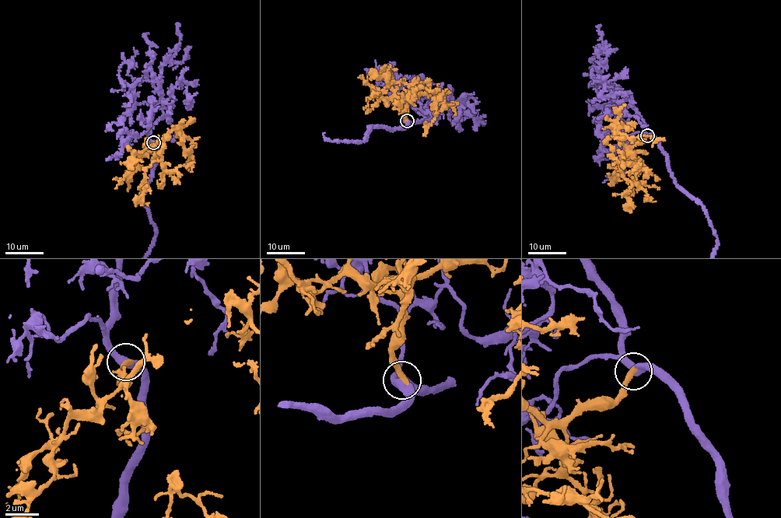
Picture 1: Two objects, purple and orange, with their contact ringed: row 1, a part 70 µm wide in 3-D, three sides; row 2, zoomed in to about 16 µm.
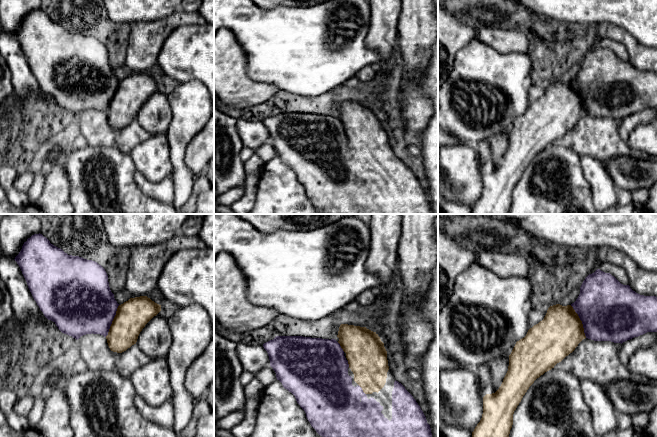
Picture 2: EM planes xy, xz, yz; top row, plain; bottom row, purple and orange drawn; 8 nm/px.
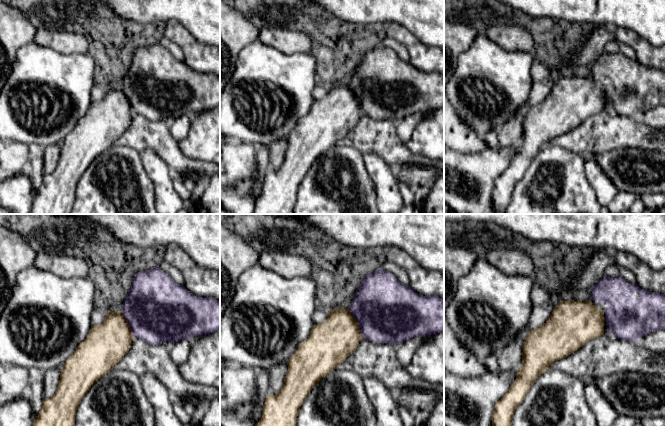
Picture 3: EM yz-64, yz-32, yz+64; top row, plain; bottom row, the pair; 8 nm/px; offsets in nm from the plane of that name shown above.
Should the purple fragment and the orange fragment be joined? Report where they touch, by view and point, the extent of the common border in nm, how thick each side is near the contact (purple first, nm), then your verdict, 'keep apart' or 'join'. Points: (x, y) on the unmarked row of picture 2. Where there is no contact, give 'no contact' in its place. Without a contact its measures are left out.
yz (581, 96) | 300 nm | 480/360 nm | join

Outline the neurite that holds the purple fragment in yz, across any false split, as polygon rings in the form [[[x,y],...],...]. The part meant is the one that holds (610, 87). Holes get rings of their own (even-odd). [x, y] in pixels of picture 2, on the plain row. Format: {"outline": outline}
{"outline": [[[597,45],[585,54],[580,63],[580,70],[574,79],[567,82],[560,80],[550,82],[544,95],[530,104],[524,114],[516,118],[509,131],[508,147],[501,162],[495,169],[486,170],[483,173],[482,194],[472,208],[471,214],[509,214],[514,187],[529,163],[537,154],[554,144],[557,139],[572,129],[583,115],[622,120],[647,108],[657,108],[657,73],[640,71],[633,67],[629,61],[621,60],[610,49]]]}

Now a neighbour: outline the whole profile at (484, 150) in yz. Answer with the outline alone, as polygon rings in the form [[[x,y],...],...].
[[[482,140],[479,142],[477,149],[480,165],[484,168],[488,167],[492,157],[490,140]]]

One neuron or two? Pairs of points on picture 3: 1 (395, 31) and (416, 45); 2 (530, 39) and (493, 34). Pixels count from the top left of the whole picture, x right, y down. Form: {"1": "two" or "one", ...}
{"1": "one", "2": "one"}

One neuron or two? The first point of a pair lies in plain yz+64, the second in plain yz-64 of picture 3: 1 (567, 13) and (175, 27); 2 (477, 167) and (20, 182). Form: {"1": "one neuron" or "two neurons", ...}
{"1": "two neurons", "2": "two neurons"}

